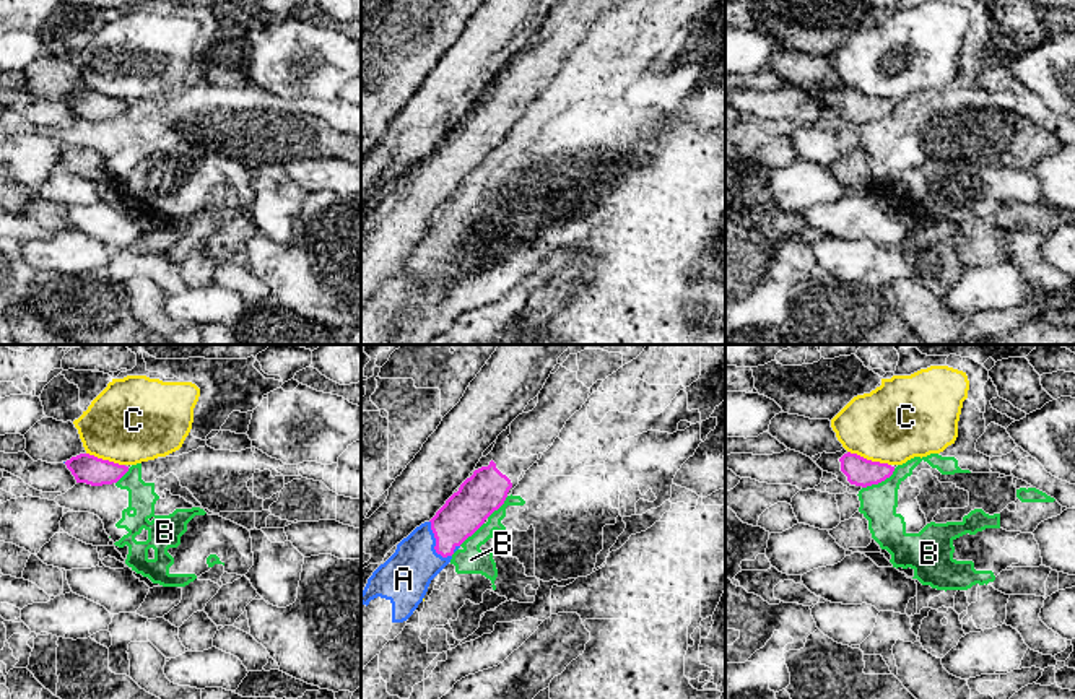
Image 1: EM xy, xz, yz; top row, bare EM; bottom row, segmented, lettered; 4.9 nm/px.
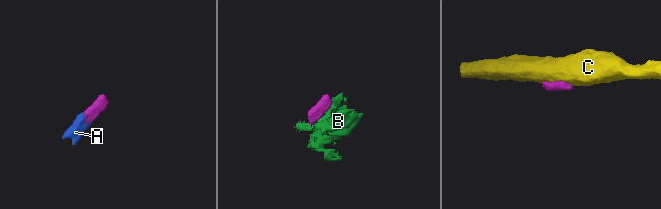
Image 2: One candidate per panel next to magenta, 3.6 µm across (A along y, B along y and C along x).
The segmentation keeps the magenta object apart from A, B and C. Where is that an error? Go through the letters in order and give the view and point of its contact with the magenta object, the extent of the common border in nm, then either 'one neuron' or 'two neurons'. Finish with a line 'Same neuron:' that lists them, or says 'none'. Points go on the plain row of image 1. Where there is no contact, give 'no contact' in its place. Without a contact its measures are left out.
A: contact xz (436, 179); length 220 nm; one neuron
B: contact yz (879, 117); length 190 nm; two neurons
C: contact yz (869, 96); length 220 nm; two neurons
Same neuron: A

